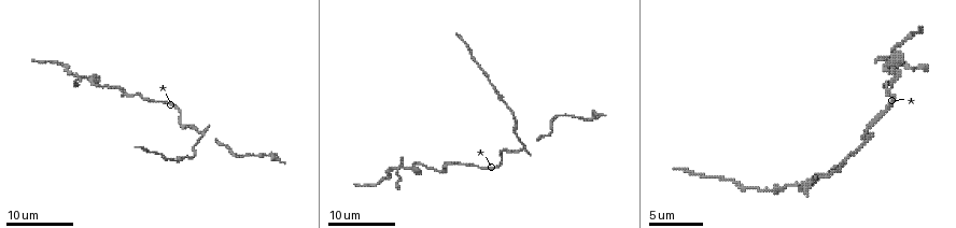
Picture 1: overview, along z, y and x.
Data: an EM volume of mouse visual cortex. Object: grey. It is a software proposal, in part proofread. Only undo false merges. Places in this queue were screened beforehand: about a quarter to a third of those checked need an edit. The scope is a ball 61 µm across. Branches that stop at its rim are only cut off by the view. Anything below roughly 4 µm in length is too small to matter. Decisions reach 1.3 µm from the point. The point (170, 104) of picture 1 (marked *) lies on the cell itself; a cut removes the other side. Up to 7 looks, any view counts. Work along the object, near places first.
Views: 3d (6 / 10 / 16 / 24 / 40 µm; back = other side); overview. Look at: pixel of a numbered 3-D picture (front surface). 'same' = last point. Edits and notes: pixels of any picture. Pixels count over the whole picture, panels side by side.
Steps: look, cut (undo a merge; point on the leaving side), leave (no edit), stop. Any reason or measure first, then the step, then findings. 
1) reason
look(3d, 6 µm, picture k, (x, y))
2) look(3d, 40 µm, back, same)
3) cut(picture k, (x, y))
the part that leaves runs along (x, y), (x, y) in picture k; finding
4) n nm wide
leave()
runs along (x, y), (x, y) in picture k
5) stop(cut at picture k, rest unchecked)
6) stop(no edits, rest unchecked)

three arms meet
look(3d, 16 µm, picture 1, (857, 150))

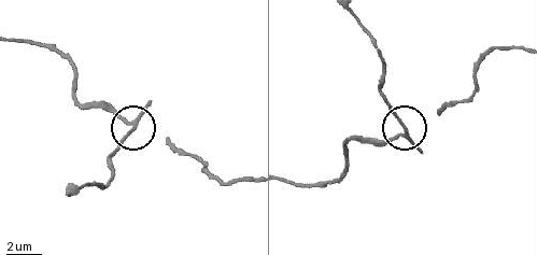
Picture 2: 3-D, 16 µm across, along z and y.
zoom in
look(3d, 6 µm, picture 2, (133, 129))

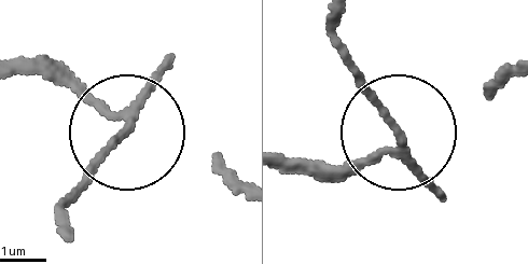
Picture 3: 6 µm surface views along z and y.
3 arms
cut(picture 3, (102, 154))
the part that leaves runs along (134, 116), (68, 193), (65, 220) in picture 3; a second cell is stuck on

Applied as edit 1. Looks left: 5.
look(overview)

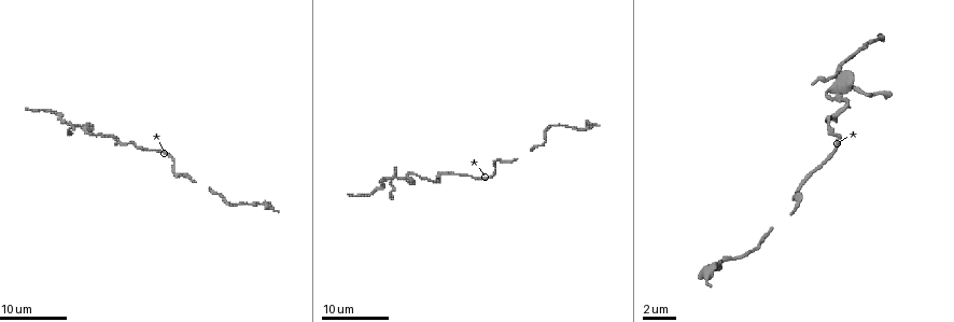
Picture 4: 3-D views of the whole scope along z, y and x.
look(3d, 16 µm, picture 4, (231, 203))

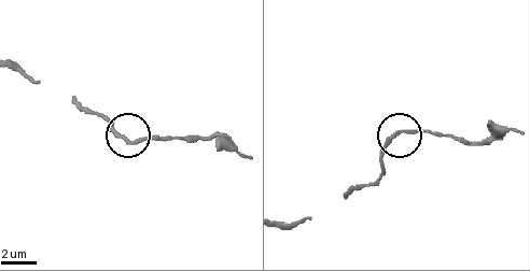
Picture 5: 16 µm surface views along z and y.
look(3d, 10 µm, picture 5, (126, 141))

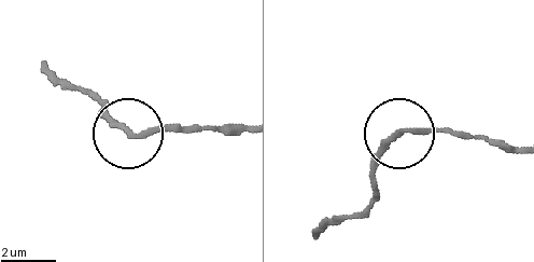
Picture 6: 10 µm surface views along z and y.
leave()
continuous, no second cell

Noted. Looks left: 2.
four or more arms meet
look(3d, 16 µm, picture 4, (394, 179))

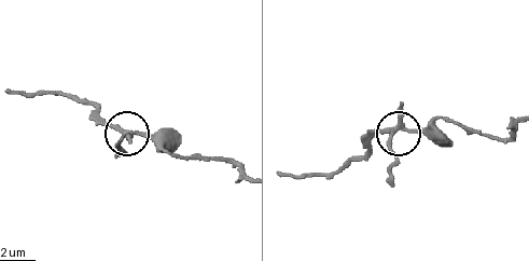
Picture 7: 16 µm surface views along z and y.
look(3d, 10 µm, picture 7, (123, 137))

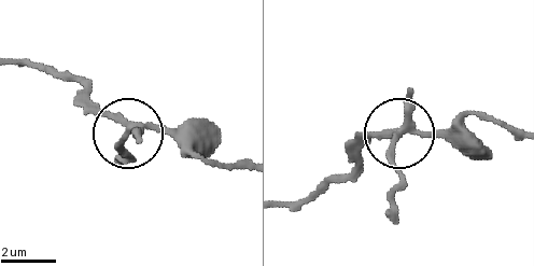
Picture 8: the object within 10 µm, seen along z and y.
4 arms
cut(picture 8, (140, 139))
the part that leaves runs along (404, 134), (392, 152), (396, 220) in picture 8; a second cell is stuck on

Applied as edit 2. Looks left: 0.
stop(cut at picture 3, cut at picture 8, rest unchecked)

